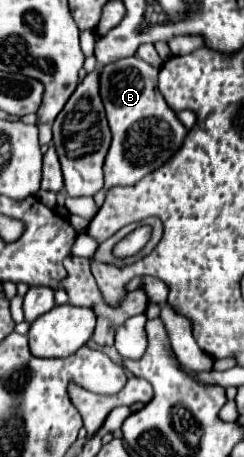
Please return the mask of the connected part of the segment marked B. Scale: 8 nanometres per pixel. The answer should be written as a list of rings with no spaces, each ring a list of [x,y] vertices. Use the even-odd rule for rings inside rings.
[[[137,55],[119,59],[107,65],[101,73],[101,97],[107,113],[107,121],[113,133],[111,149],[105,159],[105,187],[101,195],[95,195],[97,207],[101,207],[101,197],[109,187],[133,185],[147,173],[161,167],[173,153],[181,147],[187,129],[177,119],[175,111],[165,103],[157,89],[159,69],[151,67]]]

